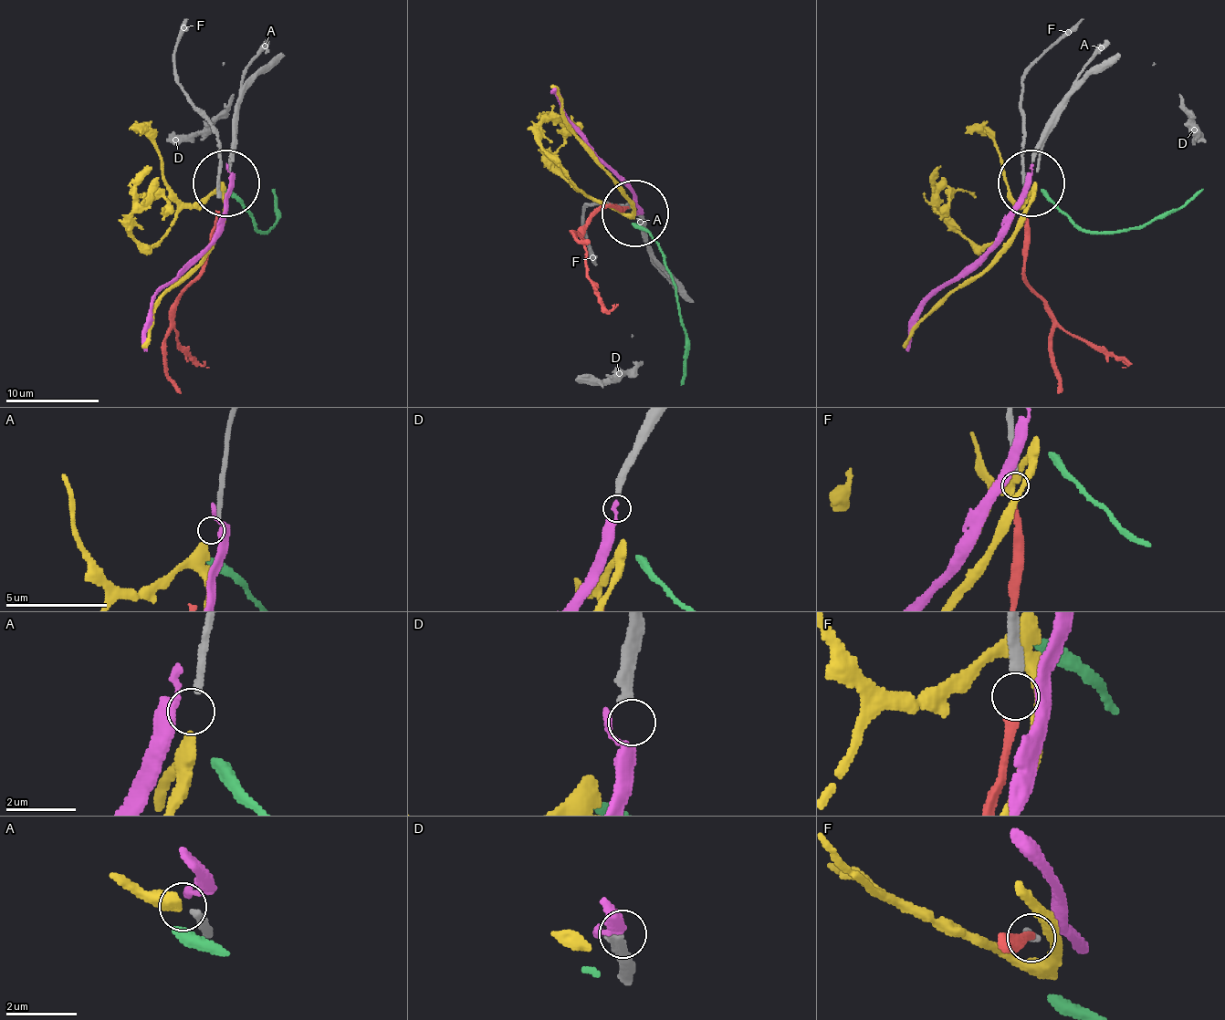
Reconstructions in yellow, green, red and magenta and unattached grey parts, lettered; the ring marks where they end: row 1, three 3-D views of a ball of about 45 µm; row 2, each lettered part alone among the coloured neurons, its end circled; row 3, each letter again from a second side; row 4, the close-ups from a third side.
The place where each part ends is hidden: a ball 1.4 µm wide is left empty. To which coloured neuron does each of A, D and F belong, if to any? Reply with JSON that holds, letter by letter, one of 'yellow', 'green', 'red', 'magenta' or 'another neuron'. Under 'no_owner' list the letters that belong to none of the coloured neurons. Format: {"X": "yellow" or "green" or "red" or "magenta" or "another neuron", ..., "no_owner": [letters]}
{"A": "yellow", "D": "magenta", "F": "red", "no_owner": []}

